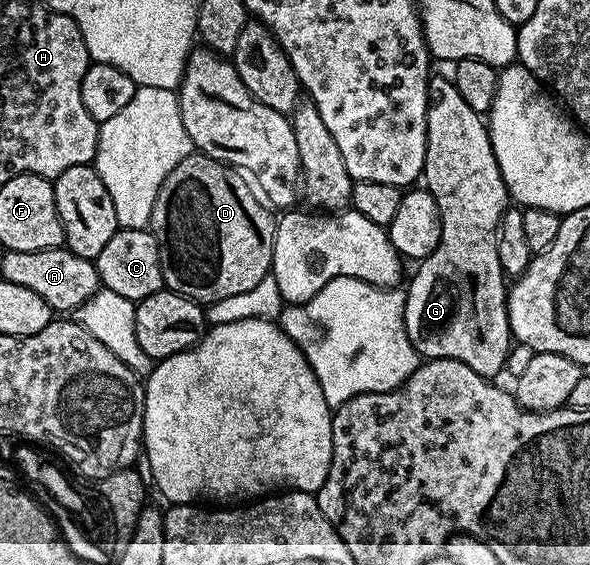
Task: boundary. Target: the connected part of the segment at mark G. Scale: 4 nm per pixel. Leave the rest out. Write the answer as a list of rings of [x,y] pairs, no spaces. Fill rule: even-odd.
[[[448,76],[429,78],[429,110],[427,111],[427,155],[425,156],[425,172],[423,174],[424,188],[428,189],[429,194],[435,199],[437,210],[441,216],[441,238],[431,251],[420,262],[421,265],[413,273],[413,278],[409,281],[409,289],[404,290],[405,295],[405,330],[407,339],[415,347],[415,351],[425,359],[434,357],[454,357],[459,363],[467,363],[471,371],[475,371],[480,377],[496,378],[496,373],[505,365],[505,360],[509,357],[509,341],[511,334],[509,331],[509,303],[507,300],[507,278],[505,272],[501,270],[499,263],[499,251],[497,250],[497,230],[501,224],[501,217],[505,214],[506,209],[510,208],[511,198],[509,189],[505,186],[503,175],[499,171],[499,163],[495,159],[495,151],[491,147],[489,138],[489,126],[486,118],[482,114],[471,111],[471,106],[463,100],[463,95],[453,86],[452,80]]]

